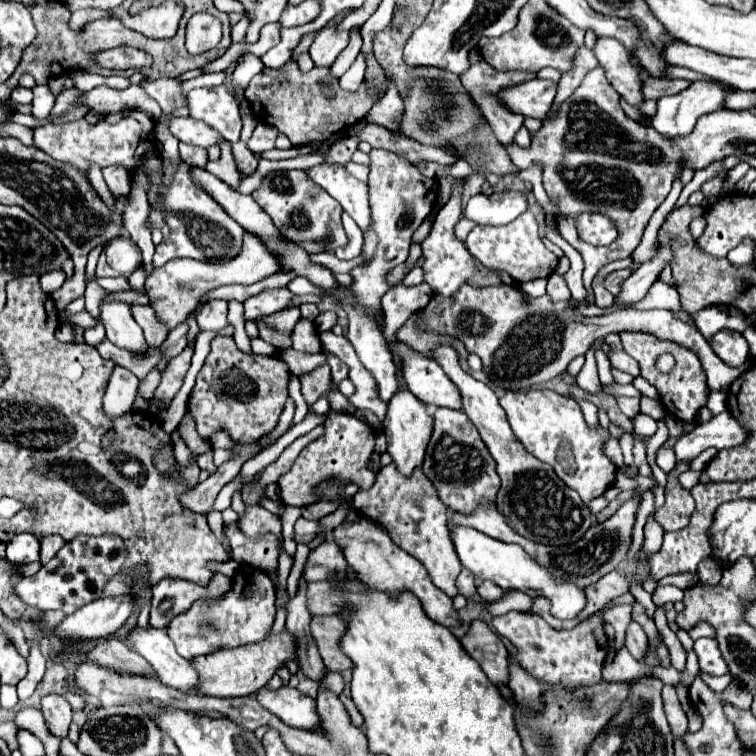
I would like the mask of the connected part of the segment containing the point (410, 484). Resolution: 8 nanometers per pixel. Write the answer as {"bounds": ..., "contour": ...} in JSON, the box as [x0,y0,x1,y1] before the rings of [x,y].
{"bounds":[353,464,461,598],"contour":[[[393,464],[385,466],[379,474],[375,484],[367,492],[357,492],[353,498],[353,508],[363,514],[365,518],[377,522],[381,528],[387,530],[391,540],[421,560],[421,564],[427,568],[433,584],[443,590],[449,598],[455,598],[459,594],[455,586],[455,578],[461,572],[461,562],[455,552],[449,526],[447,526],[447,508],[439,500],[439,494],[435,492],[435,486],[421,468],[413,472],[411,478],[405,478],[397,472]]]}

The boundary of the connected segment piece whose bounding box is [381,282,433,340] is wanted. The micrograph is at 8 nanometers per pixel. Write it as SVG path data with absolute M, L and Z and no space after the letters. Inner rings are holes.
M423 282L419 286L407 288L403 284L391 286L391 290L383 296L383 312L385 312L385 338L397 340L399 328L423 306L427 306L433 296L431 288Z

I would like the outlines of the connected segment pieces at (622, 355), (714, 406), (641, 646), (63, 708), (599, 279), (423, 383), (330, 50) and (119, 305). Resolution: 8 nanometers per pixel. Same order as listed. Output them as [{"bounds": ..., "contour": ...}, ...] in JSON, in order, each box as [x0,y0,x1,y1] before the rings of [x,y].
[{"bounds":[605,333,639,376],"contour":[[[611,333],[605,339],[607,344],[611,344],[611,354],[609,354],[611,364],[623,372],[629,372],[631,376],[639,376],[639,364],[627,352],[623,352],[619,334]]]},{"bounds":[707,392,727,414],"contour":[[[711,392],[711,400],[707,406],[713,414],[725,412],[727,410],[727,394],[725,392]]]},{"bounds":[625,622,647,660],"contour":[[[631,622],[627,626],[627,636],[625,636],[625,644],[633,644],[635,646],[635,658],[641,660],[641,656],[647,650],[647,634],[643,632],[643,628],[637,622]]]},{"bounds":[41,694,71,736],"contour":[[[49,694],[41,700],[41,712],[45,716],[45,724],[47,724],[47,730],[53,734],[53,736],[67,736],[69,732],[69,724],[71,724],[71,706],[69,702],[59,696],[59,694]]]},{"bounds":[592,257,632,308],"contour":[[[631,257],[623,260],[611,262],[604,266],[592,282],[592,288],[595,296],[595,305],[600,308],[609,308],[614,303],[614,296],[605,289],[603,282],[606,276],[619,268],[629,268],[632,265]]]},{"bounds":[393,342,463,410],"contour":[[[395,342],[393,352],[403,358],[403,380],[421,402],[463,410],[463,402],[455,384],[451,384],[451,378],[435,360],[417,354],[403,342]]]},{"bounds":[309,24,349,66],"contour":[[[339,24],[327,26],[323,30],[319,30],[319,34],[315,36],[309,54],[315,62],[315,66],[331,66],[335,62],[335,58],[347,48],[349,44],[349,30],[339,30]]]},{"bounds":[101,302,149,356],"contour":[[[123,302],[101,304],[101,322],[105,324],[107,338],[119,346],[129,350],[135,356],[147,354],[149,346],[145,342],[143,330],[131,316],[131,308]]]}]

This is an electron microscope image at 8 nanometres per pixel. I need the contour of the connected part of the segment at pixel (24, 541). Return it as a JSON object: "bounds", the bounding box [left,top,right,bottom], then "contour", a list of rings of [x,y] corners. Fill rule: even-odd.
{"bounds":[7,532,39,566],"contour":[[[27,532],[17,534],[7,544],[7,560],[15,566],[37,562],[39,560],[39,540]]]}

